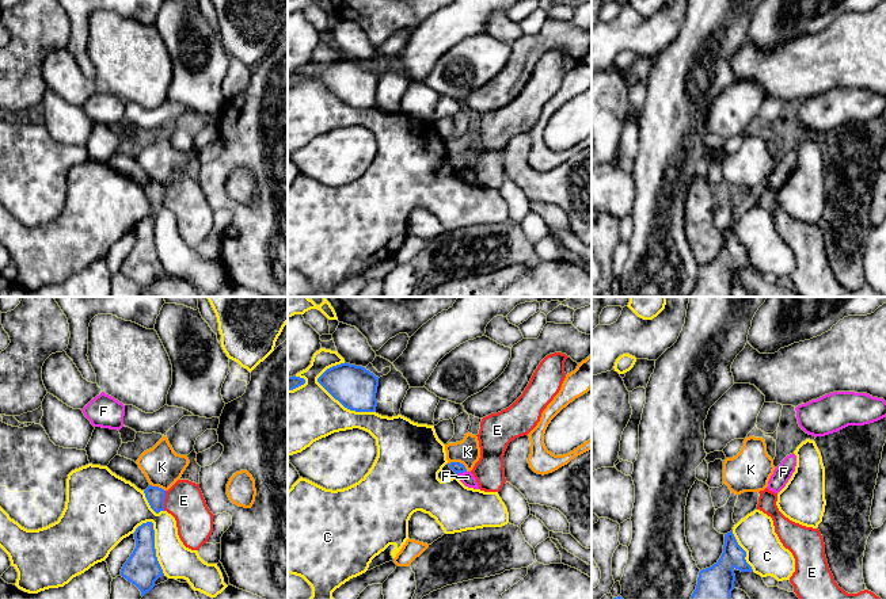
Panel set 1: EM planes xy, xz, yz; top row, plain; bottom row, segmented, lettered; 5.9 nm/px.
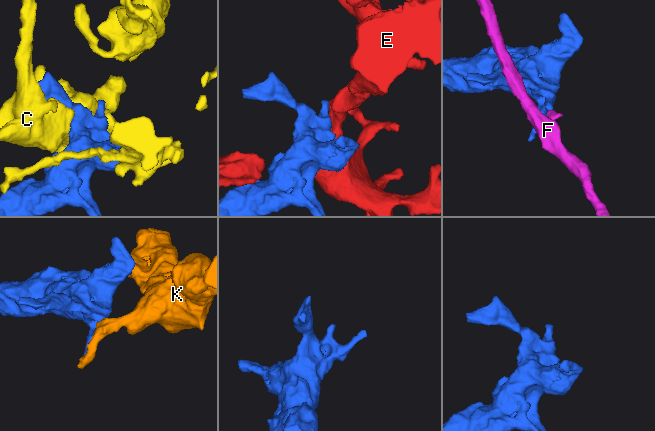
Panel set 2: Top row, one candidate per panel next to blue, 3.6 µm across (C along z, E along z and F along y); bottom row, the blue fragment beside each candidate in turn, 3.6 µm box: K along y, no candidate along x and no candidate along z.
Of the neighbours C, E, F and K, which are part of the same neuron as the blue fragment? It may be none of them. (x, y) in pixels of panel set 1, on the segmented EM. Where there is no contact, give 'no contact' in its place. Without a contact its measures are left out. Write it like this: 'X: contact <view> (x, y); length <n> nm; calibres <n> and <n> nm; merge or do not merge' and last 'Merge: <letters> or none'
C: contact xz (345, 407); length 400 nm; calibres 260 and 340 nm; do not merge
E: contact xy (163, 500); length 120 nm; calibres 110 and 220 nm; do not merge
F: contact xz (460, 472); length 70 nm; calibres 70 and 80 nm; do not merge
K: contact xz (459, 462); length 130 nm; calibres 70 and 160 nm; do not merge
Merge: none

